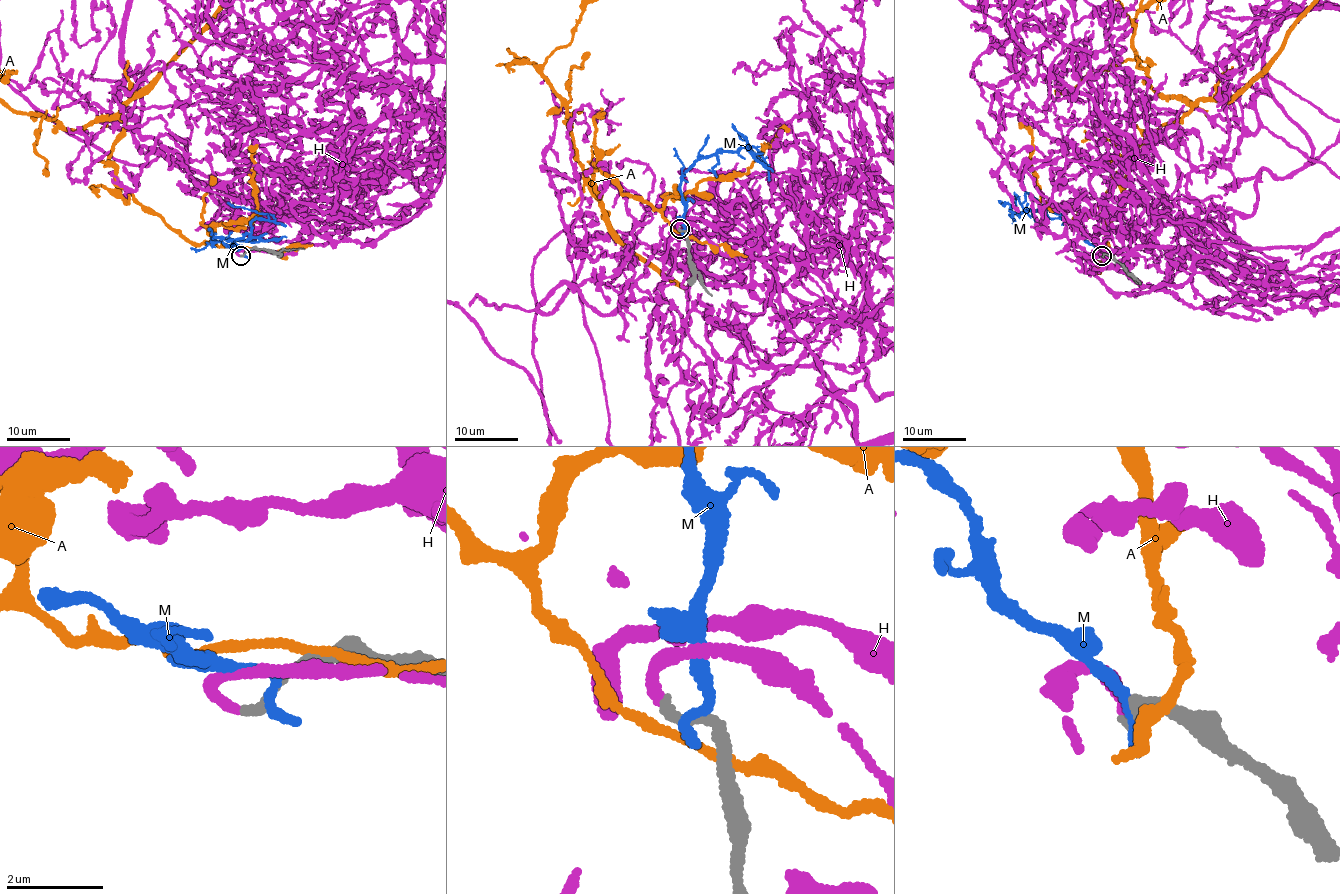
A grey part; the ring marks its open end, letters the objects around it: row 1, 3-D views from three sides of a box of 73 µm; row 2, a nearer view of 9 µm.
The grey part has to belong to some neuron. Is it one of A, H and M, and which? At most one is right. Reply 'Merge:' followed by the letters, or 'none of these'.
Merge: H

